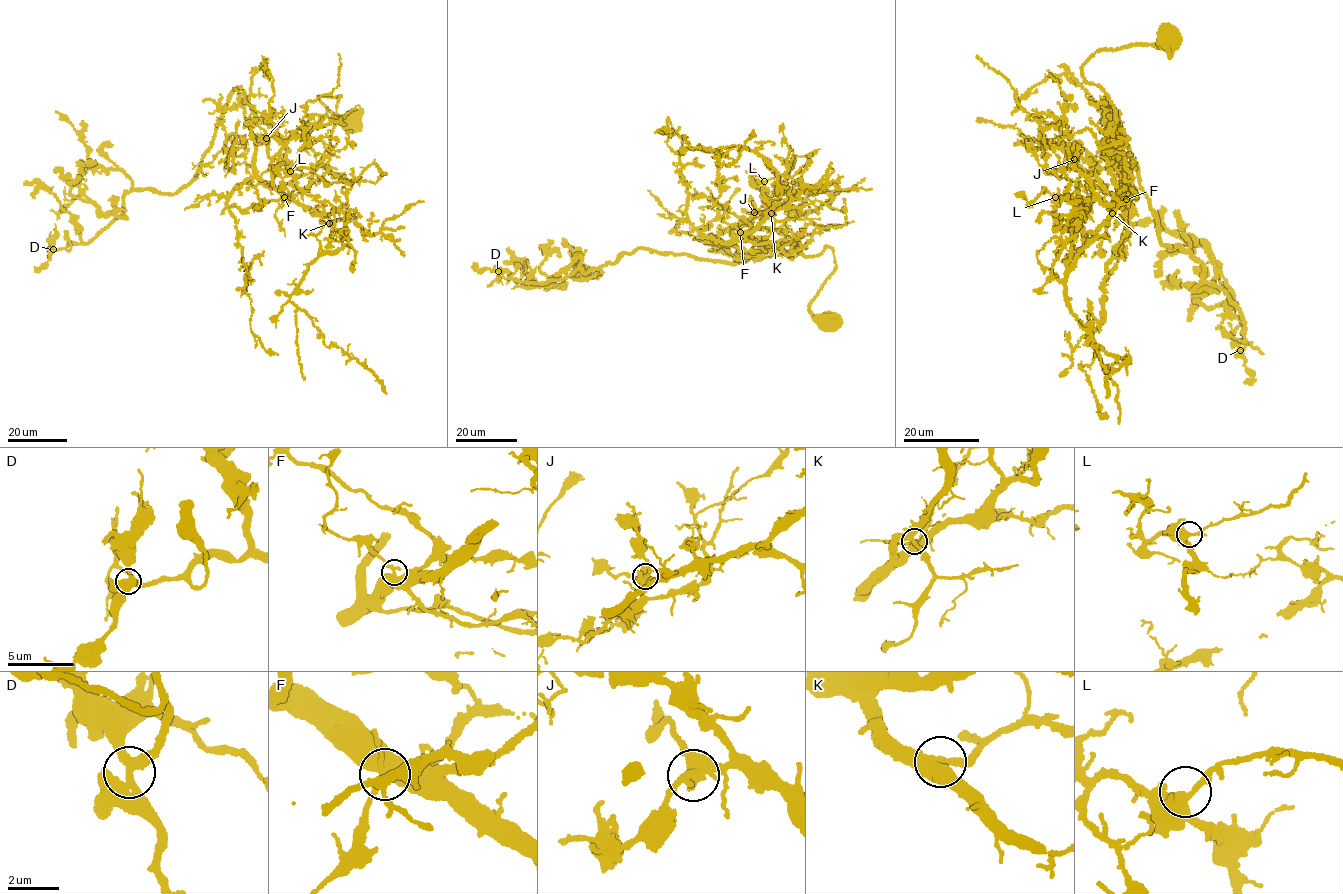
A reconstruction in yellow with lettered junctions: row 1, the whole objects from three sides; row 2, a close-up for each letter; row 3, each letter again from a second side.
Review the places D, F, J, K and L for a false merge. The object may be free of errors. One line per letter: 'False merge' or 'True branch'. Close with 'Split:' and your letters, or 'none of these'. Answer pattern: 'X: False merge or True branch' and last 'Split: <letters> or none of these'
D: True branch
F: True branch
J: True branch
K: True branch
L: True branch
Split: none of these

